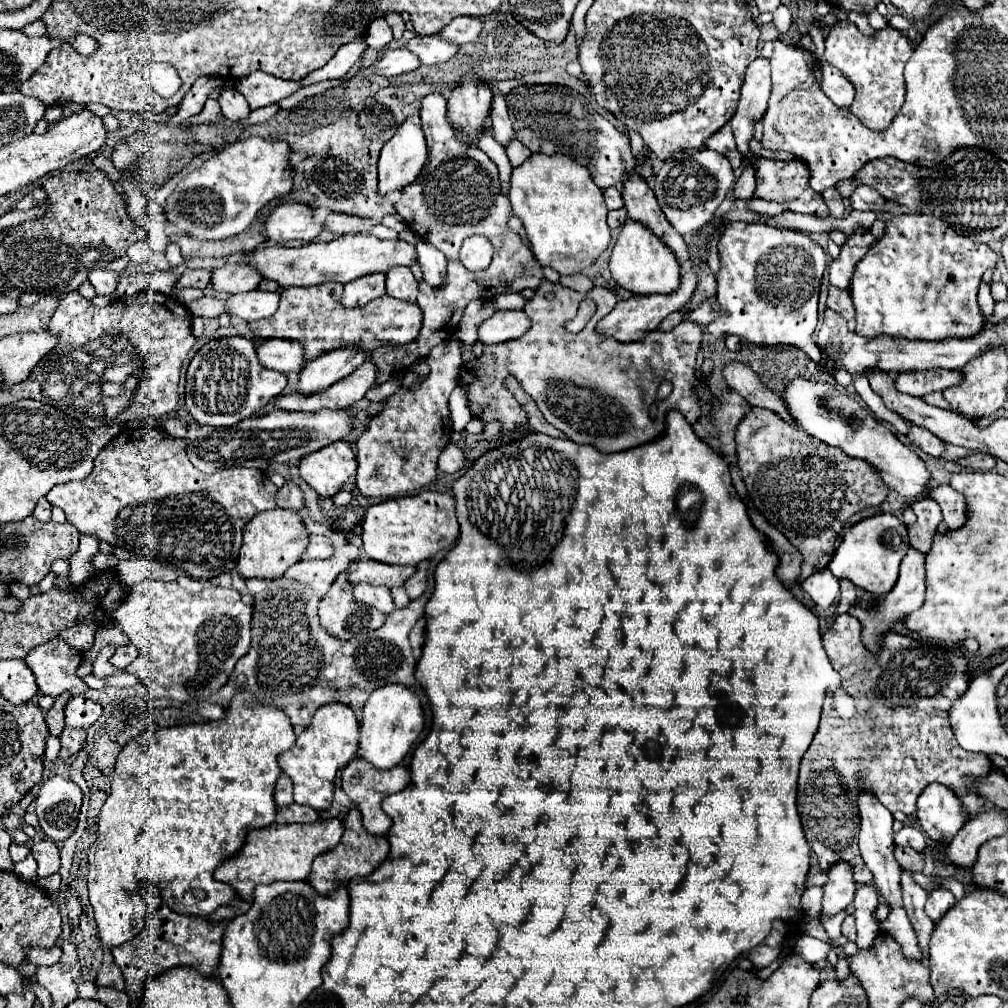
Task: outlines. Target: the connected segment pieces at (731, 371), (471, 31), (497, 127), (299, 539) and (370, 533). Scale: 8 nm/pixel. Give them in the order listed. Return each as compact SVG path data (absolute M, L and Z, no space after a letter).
M727 361L723 367L723 377L733 391L747 399L749 405L771 409L777 415L781 415L781 419L785 419L787 423L795 423L793 417L787 413L783 401L773 391L769 391L761 383L761 379L757 379L757 373L753 373L753 369L745 367L739 361Z
M457 17L449 25L445 25L437 35L447 39L449 43L465 45L477 39L477 35L481 33L481 27L483 23L477 17Z
M495 93L495 97L493 97L493 111L491 111L489 119L491 119L491 129L495 133L495 139L501 145L505 145L509 139L513 139L513 125L507 115L505 97L501 93Z
M271 509L265 513L255 515L243 531L243 547L239 551L237 571L241 577L251 579L279 579L283 573L301 559L303 551L307 549L307 531L299 517L299 513L289 509Z
M423 491L419 495L387 499L377 505L371 505L363 519L361 537L365 553L371 559L391 565L417 565L423 559L431 559L437 551L449 549L459 537L455 499L449 491Z

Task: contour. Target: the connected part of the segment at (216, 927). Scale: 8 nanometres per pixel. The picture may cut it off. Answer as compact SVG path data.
M143 881L141 887L141 897L147 903L147 919L143 931L133 937L129 943L123 943L121 947L113 947L111 953L115 957L115 963L121 967L123 977L125 977L125 993L131 999L131 1007L137 1007L145 995L145 981L149 981L155 975L165 973L167 969L175 967L191 967L197 969L203 977L213 977L217 963L219 963L219 951L221 951L221 941L225 935L225 921L221 923L211 923L205 917L187 917L171 911L161 895L159 889Z

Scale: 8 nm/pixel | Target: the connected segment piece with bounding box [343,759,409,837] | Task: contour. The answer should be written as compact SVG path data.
M353 759L353 761L343 769L343 791L345 791L345 793L349 795L349 799L359 807L359 811L361 811L361 815L363 815L363 825L365 825L365 829L367 829L371 835L377 835L377 837L387 835L387 831L391 829L391 819L383 813L381 801L383 801L387 795L405 789L407 783L409 783L409 771L407 771L407 767L403 767L403 765L393 767L393 769L387 769L387 771L379 771L379 769L371 767L369 763L361 761L361 759Z

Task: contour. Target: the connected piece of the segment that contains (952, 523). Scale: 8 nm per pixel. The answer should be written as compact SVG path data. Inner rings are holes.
M937 485L931 487L929 497L933 497L941 511L943 511L943 521L947 523L949 529L959 529L965 523L965 499L953 491L949 485Z

